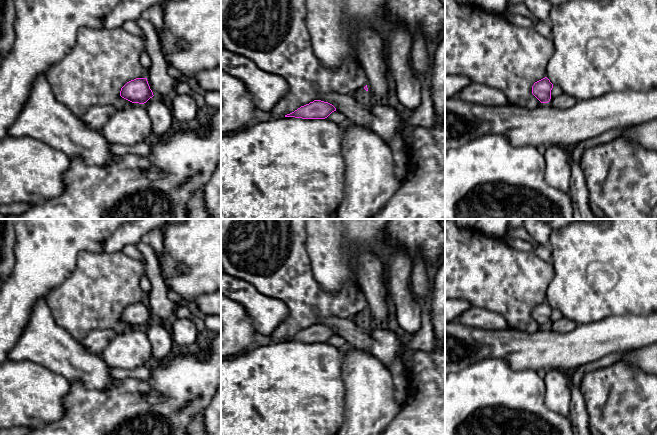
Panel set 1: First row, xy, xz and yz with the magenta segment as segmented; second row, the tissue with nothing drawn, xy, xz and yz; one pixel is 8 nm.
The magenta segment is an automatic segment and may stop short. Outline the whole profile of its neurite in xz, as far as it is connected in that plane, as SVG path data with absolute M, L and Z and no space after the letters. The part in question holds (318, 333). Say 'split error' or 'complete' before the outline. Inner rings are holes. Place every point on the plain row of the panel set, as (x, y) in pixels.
complete | M314 324L309 328L301 330L294 336L285 339L285 341L325 343L334 335L336 335L336 332L332 328L321 324Z

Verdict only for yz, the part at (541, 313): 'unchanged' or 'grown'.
unchanged

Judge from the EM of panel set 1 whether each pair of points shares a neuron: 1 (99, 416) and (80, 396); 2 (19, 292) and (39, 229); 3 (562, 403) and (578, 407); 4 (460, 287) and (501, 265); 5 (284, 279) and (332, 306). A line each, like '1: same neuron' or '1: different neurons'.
1: same neuron
2: same neuron
3: different neurons
4: same neuron
5: same neuron

